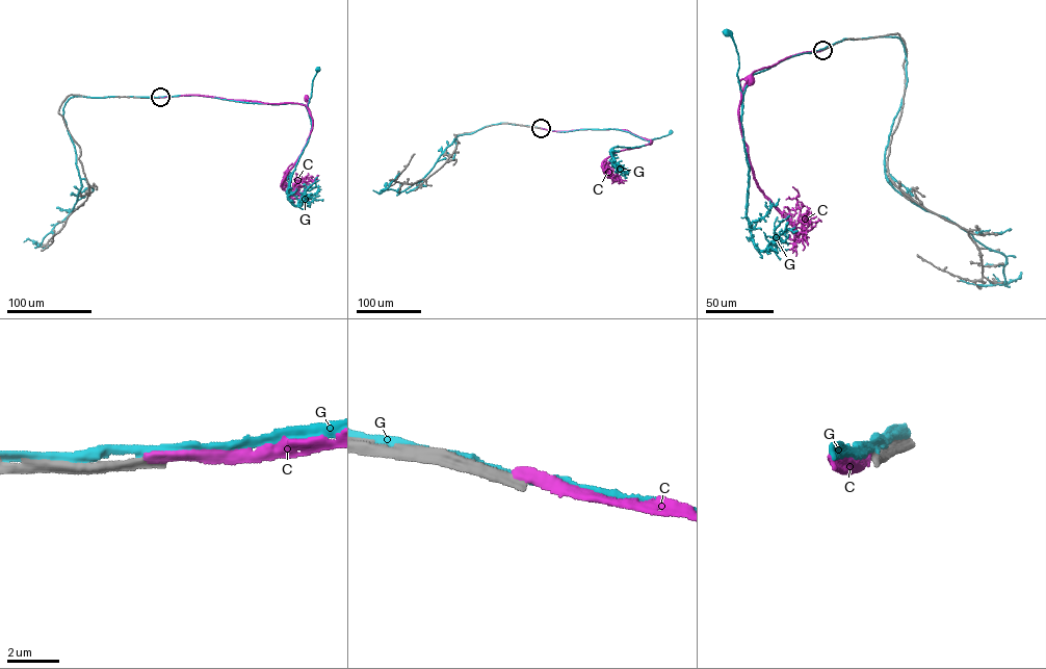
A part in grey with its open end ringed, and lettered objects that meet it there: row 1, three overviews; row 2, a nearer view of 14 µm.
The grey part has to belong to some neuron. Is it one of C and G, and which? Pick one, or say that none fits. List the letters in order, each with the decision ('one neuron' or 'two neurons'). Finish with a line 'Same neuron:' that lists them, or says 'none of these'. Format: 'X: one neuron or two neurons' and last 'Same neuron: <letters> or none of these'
C: two neurons
G: two neurons
Same neuron: none of these

